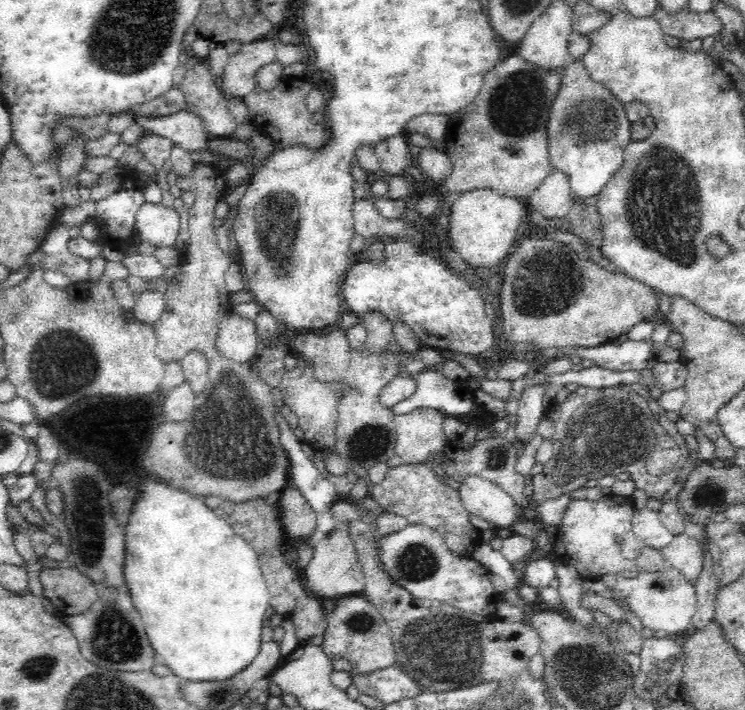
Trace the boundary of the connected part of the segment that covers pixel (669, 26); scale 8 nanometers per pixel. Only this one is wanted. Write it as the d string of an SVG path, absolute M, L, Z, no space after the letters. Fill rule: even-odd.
M658 8L654 12L654 18L666 36L676 36L678 40L704 40L708 36L718 36L724 28L724 22L712 10L706 14L694 14L684 8L680 14L674 14L670 18L662 8Z

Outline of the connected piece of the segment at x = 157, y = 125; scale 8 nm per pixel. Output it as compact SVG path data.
M186 108L162 118L136 116L136 124L144 130L144 136L146 134L162 136L166 140L172 140L174 146L184 148L188 152L204 152L206 140L210 140L202 120L192 112L188 112Z

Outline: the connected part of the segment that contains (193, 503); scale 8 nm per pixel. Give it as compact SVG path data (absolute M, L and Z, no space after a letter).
M142 478L136 482L136 490L138 490L138 498L136 498L136 508L130 516L130 522L126 524L128 528L128 540L126 540L126 562L124 562L124 580L126 580L126 590L130 592L132 600L134 600L134 608L140 612L142 622L144 622L144 630L150 638L150 644L156 652L156 662L168 666L168 670L180 678L182 682L224 682L230 678L236 678L236 674L242 674L242 670L248 670L248 666L256 660L256 656L262 650L262 628L268 624L264 614L266 610L272 606L272 596L270 590L266 586L266 580L262 576L260 564L254 556L254 552L248 548L248 544L240 538L236 538L236 534L232 534L232 526L228 526L228 522L220 522L220 518L216 518L216 514L212 514L208 510L208 506L204 506L202 500L172 488L168 484L156 482L150 478Z

